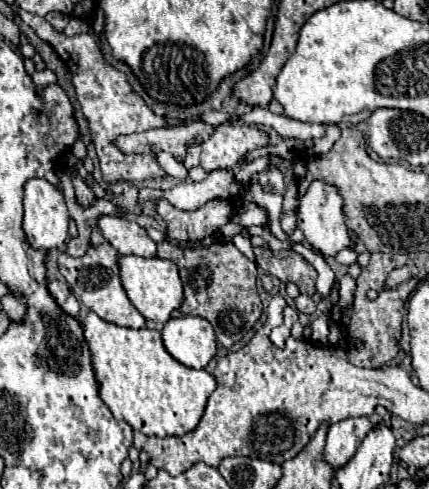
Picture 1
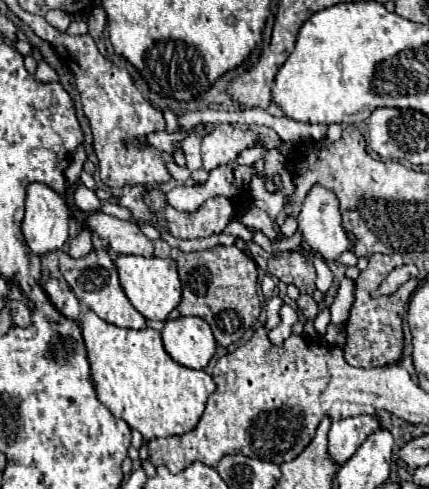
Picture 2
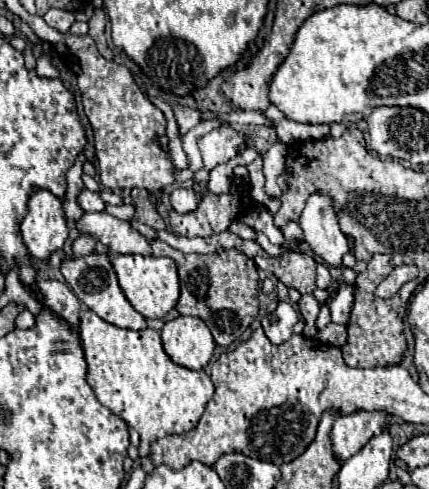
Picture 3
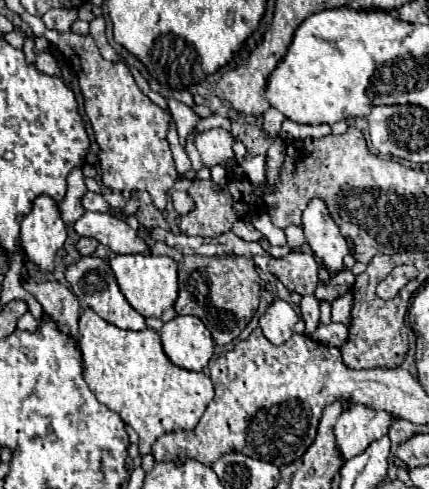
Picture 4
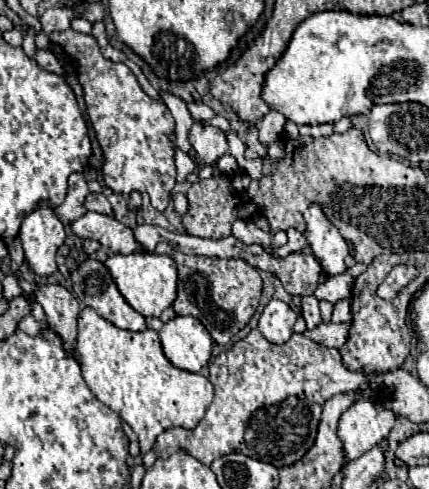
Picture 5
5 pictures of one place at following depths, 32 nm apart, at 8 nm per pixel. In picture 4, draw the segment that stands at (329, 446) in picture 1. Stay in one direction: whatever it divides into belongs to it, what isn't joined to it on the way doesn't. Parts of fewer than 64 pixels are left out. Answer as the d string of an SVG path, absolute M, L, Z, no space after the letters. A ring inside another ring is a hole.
M362 404L344 410L334 428L342 458L350 460L352 456L364 452L364 448L368 448L372 440L380 440L380 436L388 434L392 422L394 416L390 412L372 410Z

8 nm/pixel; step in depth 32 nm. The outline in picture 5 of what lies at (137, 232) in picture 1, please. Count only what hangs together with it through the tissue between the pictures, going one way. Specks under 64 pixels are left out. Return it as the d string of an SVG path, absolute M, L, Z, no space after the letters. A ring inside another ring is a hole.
M86 212L78 220L74 220L70 228L78 238L98 240L102 246L110 248L116 254L132 254L140 250L138 242L134 240L132 228L116 222L116 218L98 212Z

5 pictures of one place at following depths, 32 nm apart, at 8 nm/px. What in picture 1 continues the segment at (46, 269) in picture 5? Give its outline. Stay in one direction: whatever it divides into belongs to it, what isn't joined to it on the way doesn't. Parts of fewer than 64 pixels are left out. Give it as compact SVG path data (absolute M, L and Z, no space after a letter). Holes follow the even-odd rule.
M32 178L24 186L24 232L28 244L36 250L58 250L68 238L68 208L60 190L46 180Z

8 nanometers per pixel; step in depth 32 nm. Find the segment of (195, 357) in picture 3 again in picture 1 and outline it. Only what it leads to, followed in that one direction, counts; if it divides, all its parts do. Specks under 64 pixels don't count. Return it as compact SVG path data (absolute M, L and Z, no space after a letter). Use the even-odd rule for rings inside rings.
M198 316L170 318L162 330L168 354L188 368L206 368L216 354L216 336L208 320Z

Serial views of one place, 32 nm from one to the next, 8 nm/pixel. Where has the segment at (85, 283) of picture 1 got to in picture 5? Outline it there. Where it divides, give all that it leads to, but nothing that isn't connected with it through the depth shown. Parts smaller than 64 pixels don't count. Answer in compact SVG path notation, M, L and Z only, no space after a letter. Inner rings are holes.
M86 260L82 262L74 272L72 272L72 288L76 292L76 298L94 308L102 318L106 318L108 322L112 322L114 326L118 328L124 328L124 330L134 330L134 332L140 332L140 330L146 330L146 318L140 316L118 292L110 272L106 270L106 266L102 262L96 262L96 260Z

